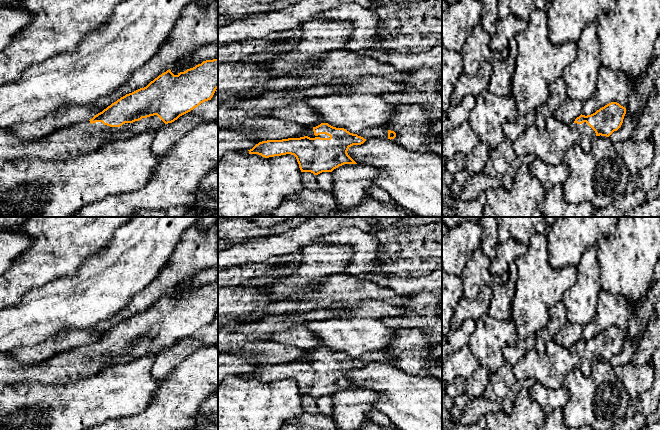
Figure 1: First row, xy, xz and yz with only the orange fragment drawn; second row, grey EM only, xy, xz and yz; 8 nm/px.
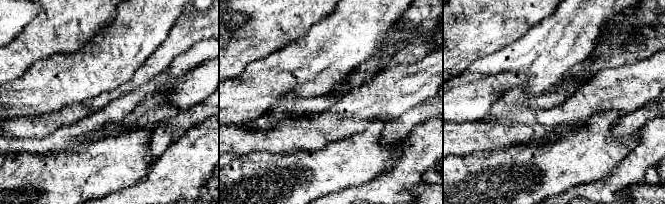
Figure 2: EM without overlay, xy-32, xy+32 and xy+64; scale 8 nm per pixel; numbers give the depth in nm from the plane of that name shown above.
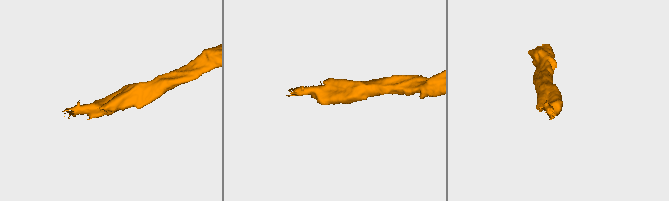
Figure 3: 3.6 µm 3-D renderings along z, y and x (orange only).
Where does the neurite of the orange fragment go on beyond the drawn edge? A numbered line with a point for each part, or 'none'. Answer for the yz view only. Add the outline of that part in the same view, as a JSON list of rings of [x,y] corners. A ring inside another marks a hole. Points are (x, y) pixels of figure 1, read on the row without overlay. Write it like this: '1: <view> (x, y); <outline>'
1: yz (587, 358); [[[573,347],[574,351],[578,354],[581,363],[580,368],[585,376],[589,376],[591,373],[591,367],[596,360],[595,355],[586,347],[577,348]]]

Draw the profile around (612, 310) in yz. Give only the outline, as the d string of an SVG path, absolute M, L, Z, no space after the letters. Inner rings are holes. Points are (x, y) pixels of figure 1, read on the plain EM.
M601 290L596 315L584 326L582 339L591 339L611 326L617 326L626 332L629 321L637 310L625 297Z

